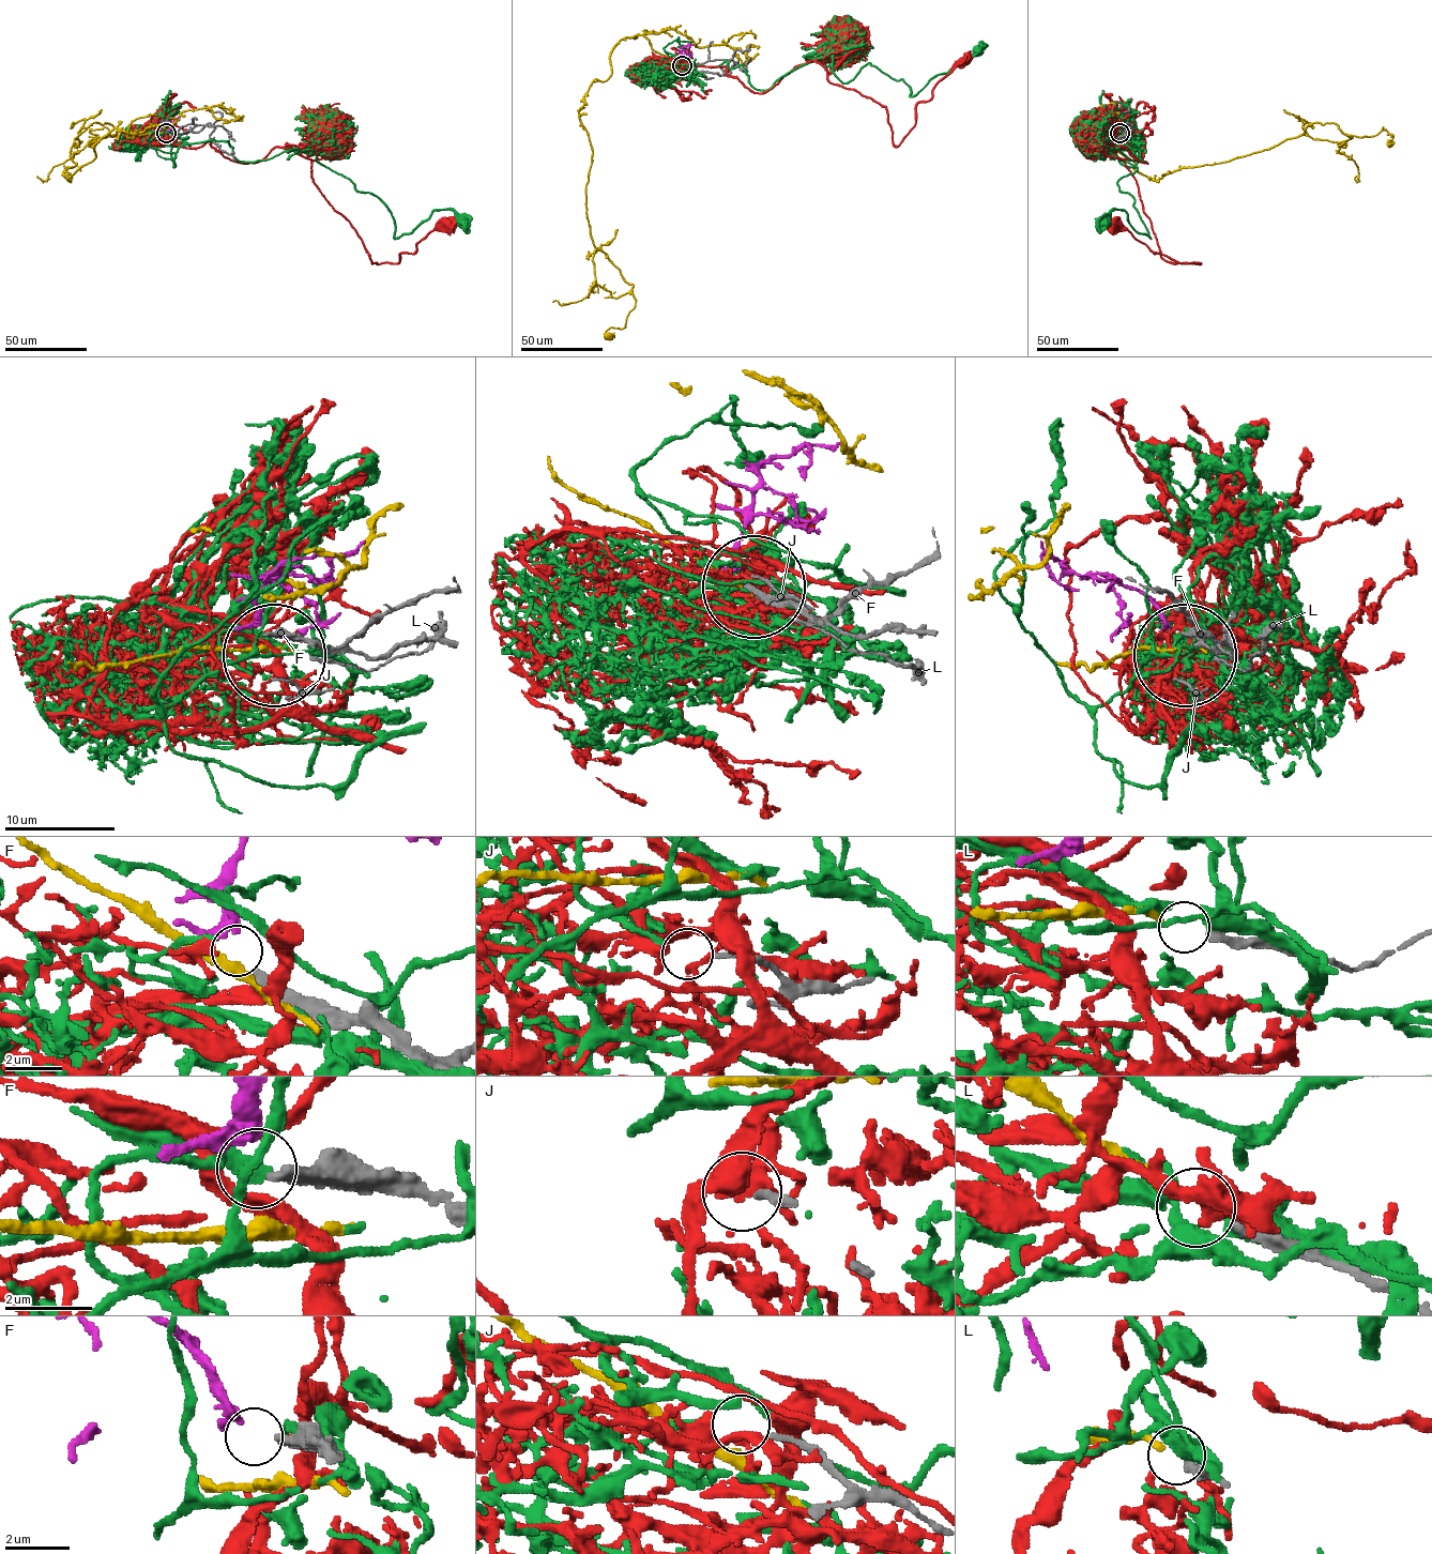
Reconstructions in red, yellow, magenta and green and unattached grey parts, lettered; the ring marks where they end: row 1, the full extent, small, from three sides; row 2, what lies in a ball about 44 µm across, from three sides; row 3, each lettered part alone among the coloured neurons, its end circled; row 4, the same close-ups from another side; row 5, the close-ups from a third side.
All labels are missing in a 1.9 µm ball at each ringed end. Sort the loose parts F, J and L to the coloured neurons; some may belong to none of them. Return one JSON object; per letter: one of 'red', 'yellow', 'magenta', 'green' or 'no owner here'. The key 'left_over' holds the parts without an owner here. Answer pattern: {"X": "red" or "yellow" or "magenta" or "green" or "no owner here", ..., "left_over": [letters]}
{"F": "no owner here", "J": "green", "L": "yellow", "left_over": ["F"]}

